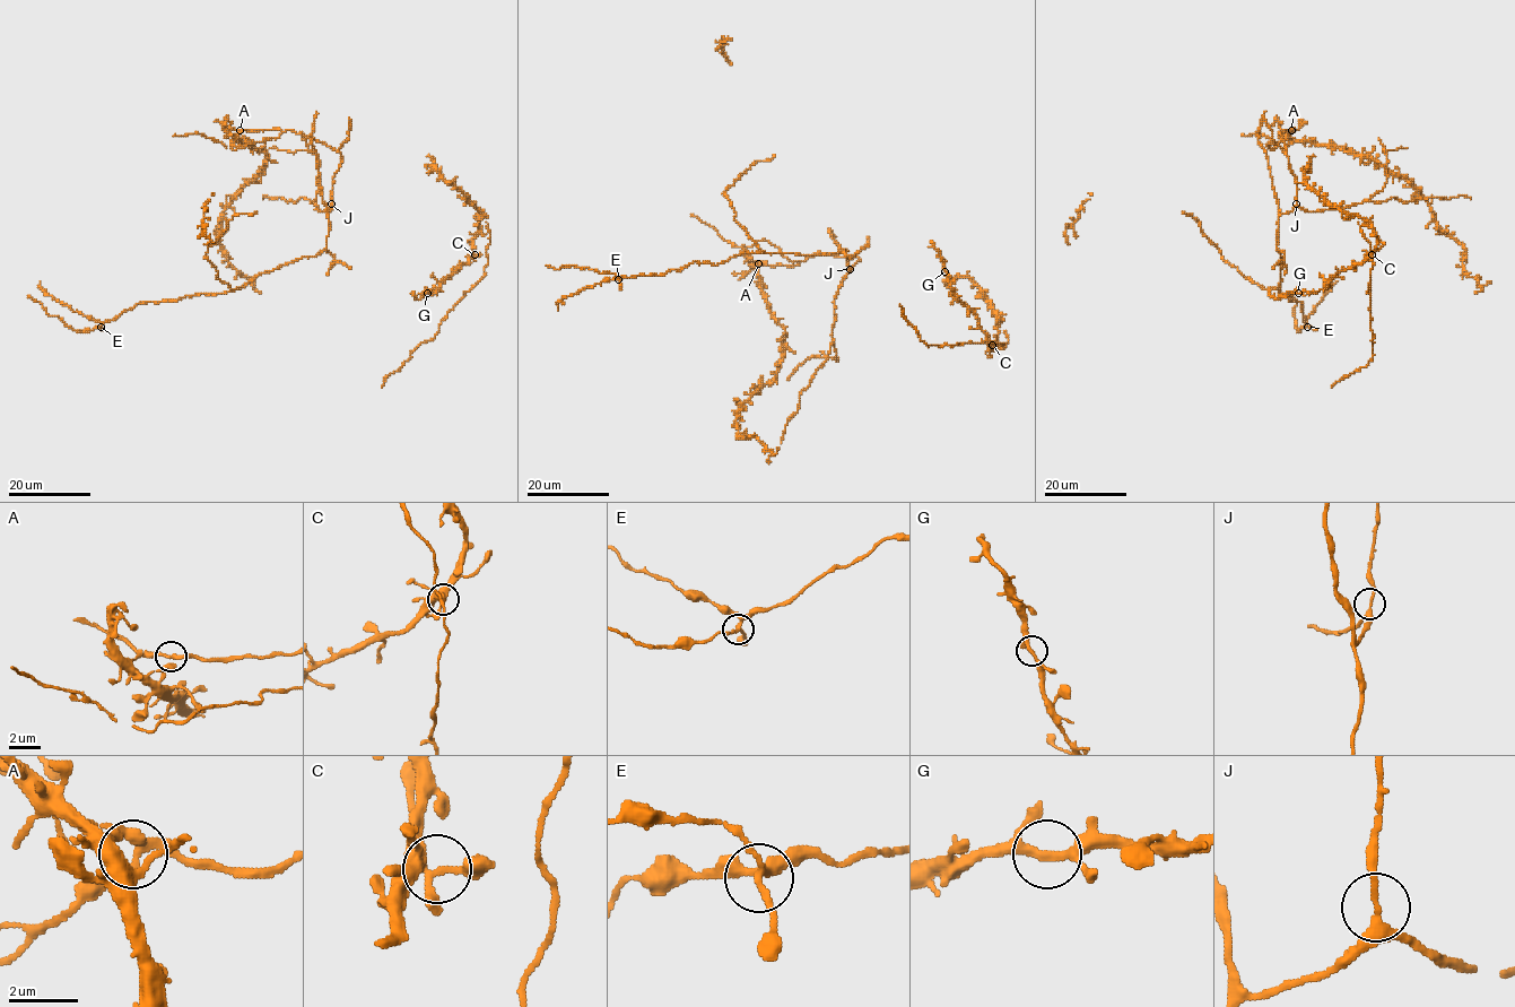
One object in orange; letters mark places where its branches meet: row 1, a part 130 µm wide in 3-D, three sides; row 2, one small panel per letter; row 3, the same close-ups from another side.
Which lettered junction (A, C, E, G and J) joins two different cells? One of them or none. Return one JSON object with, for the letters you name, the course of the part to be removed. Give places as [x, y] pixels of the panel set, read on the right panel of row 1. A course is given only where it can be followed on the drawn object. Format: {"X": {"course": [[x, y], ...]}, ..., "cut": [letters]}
{"cut": []}

